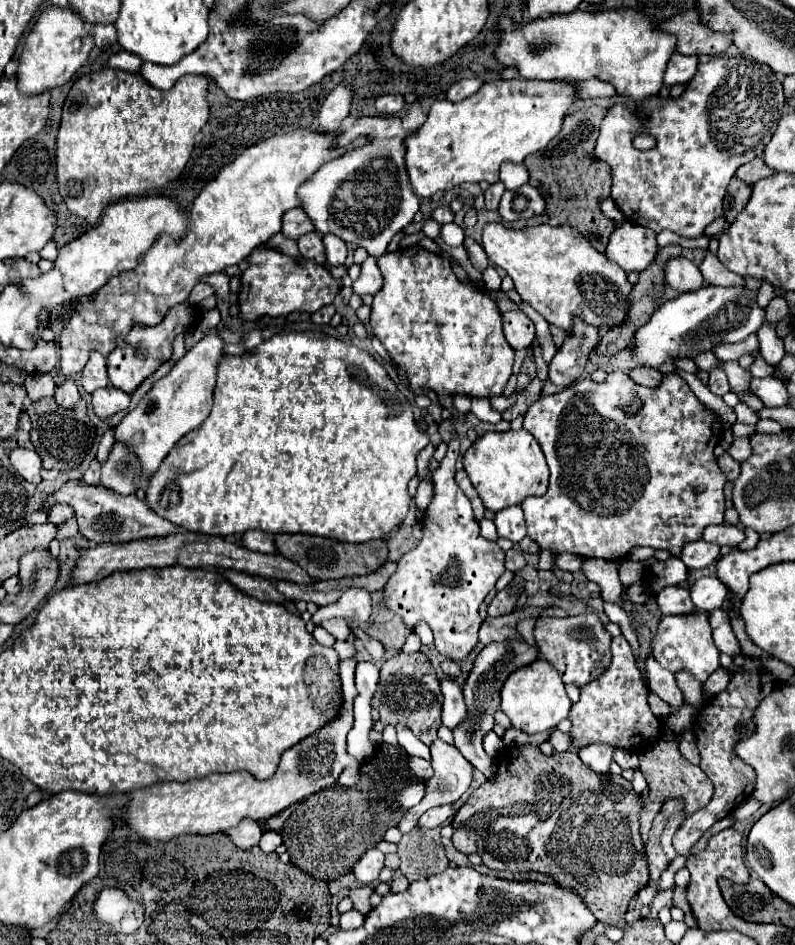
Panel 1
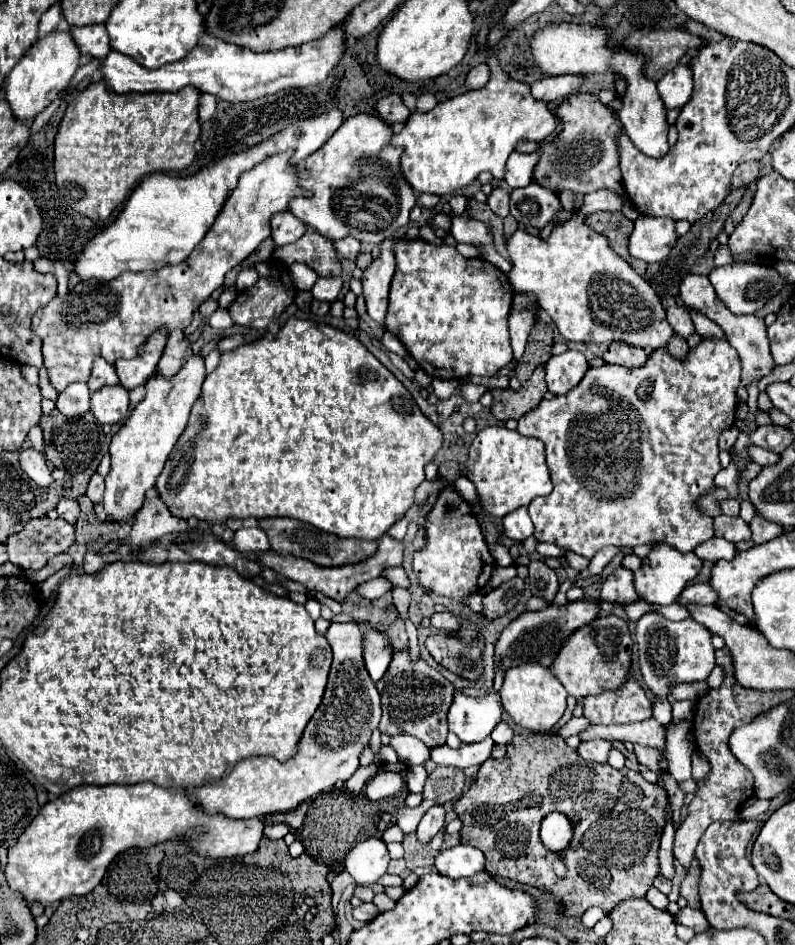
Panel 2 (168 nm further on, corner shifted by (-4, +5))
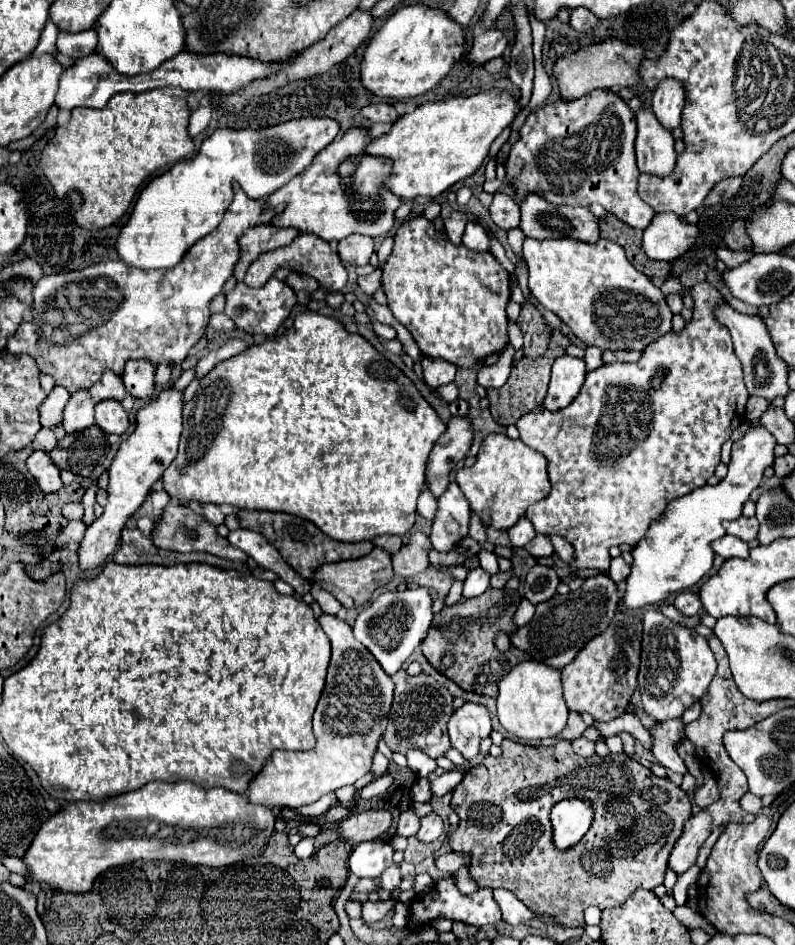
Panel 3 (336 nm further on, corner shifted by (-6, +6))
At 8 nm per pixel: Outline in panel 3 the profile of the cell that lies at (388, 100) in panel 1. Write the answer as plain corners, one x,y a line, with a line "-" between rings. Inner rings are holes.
373,103
361,109
361,115
371,123
393,123
397,121
397,111
391,103

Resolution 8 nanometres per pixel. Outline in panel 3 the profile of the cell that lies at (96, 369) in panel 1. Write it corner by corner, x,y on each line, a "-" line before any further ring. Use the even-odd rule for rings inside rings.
105,371
105,375
101,377
101,381
97,381
97,383
89,389
89,393
91,393
93,403
105,401
105,399
123,401
123,397
127,395
121,377
117,377
113,371

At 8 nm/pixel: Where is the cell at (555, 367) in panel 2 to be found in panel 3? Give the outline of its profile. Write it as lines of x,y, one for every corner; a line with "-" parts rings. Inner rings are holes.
563,355
553,363
551,383
543,407
549,411
559,411
567,407
585,383
585,361
577,357

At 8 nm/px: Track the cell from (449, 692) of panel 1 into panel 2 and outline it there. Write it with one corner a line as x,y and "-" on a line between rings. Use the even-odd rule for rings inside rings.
499,686
485,698
471,698
463,692
455,692
453,704
447,714
449,732
457,734
461,742
481,742
503,718
503,704

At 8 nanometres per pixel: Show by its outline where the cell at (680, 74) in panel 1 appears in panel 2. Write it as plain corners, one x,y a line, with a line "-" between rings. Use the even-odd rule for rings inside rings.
677,66
675,70
667,72
659,82
657,90
665,108
681,108
687,104
691,90
693,90
693,74
689,66

